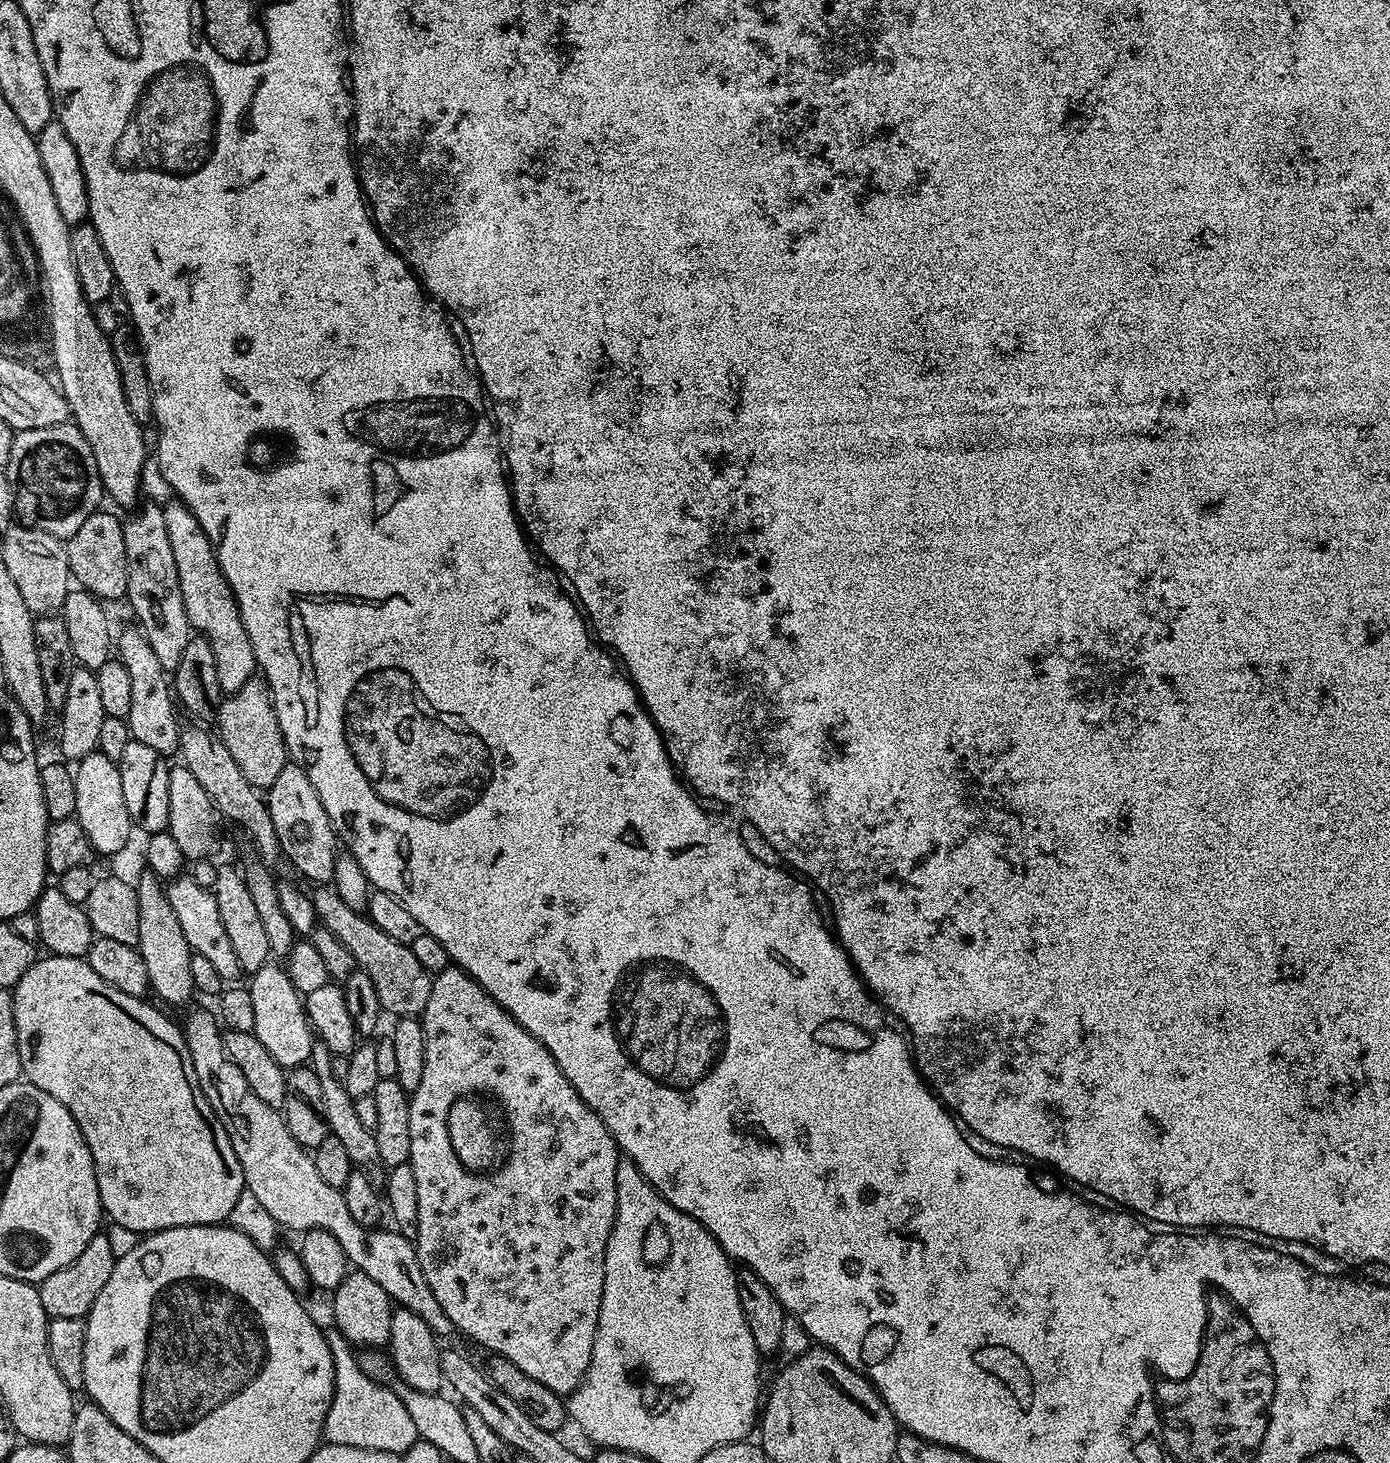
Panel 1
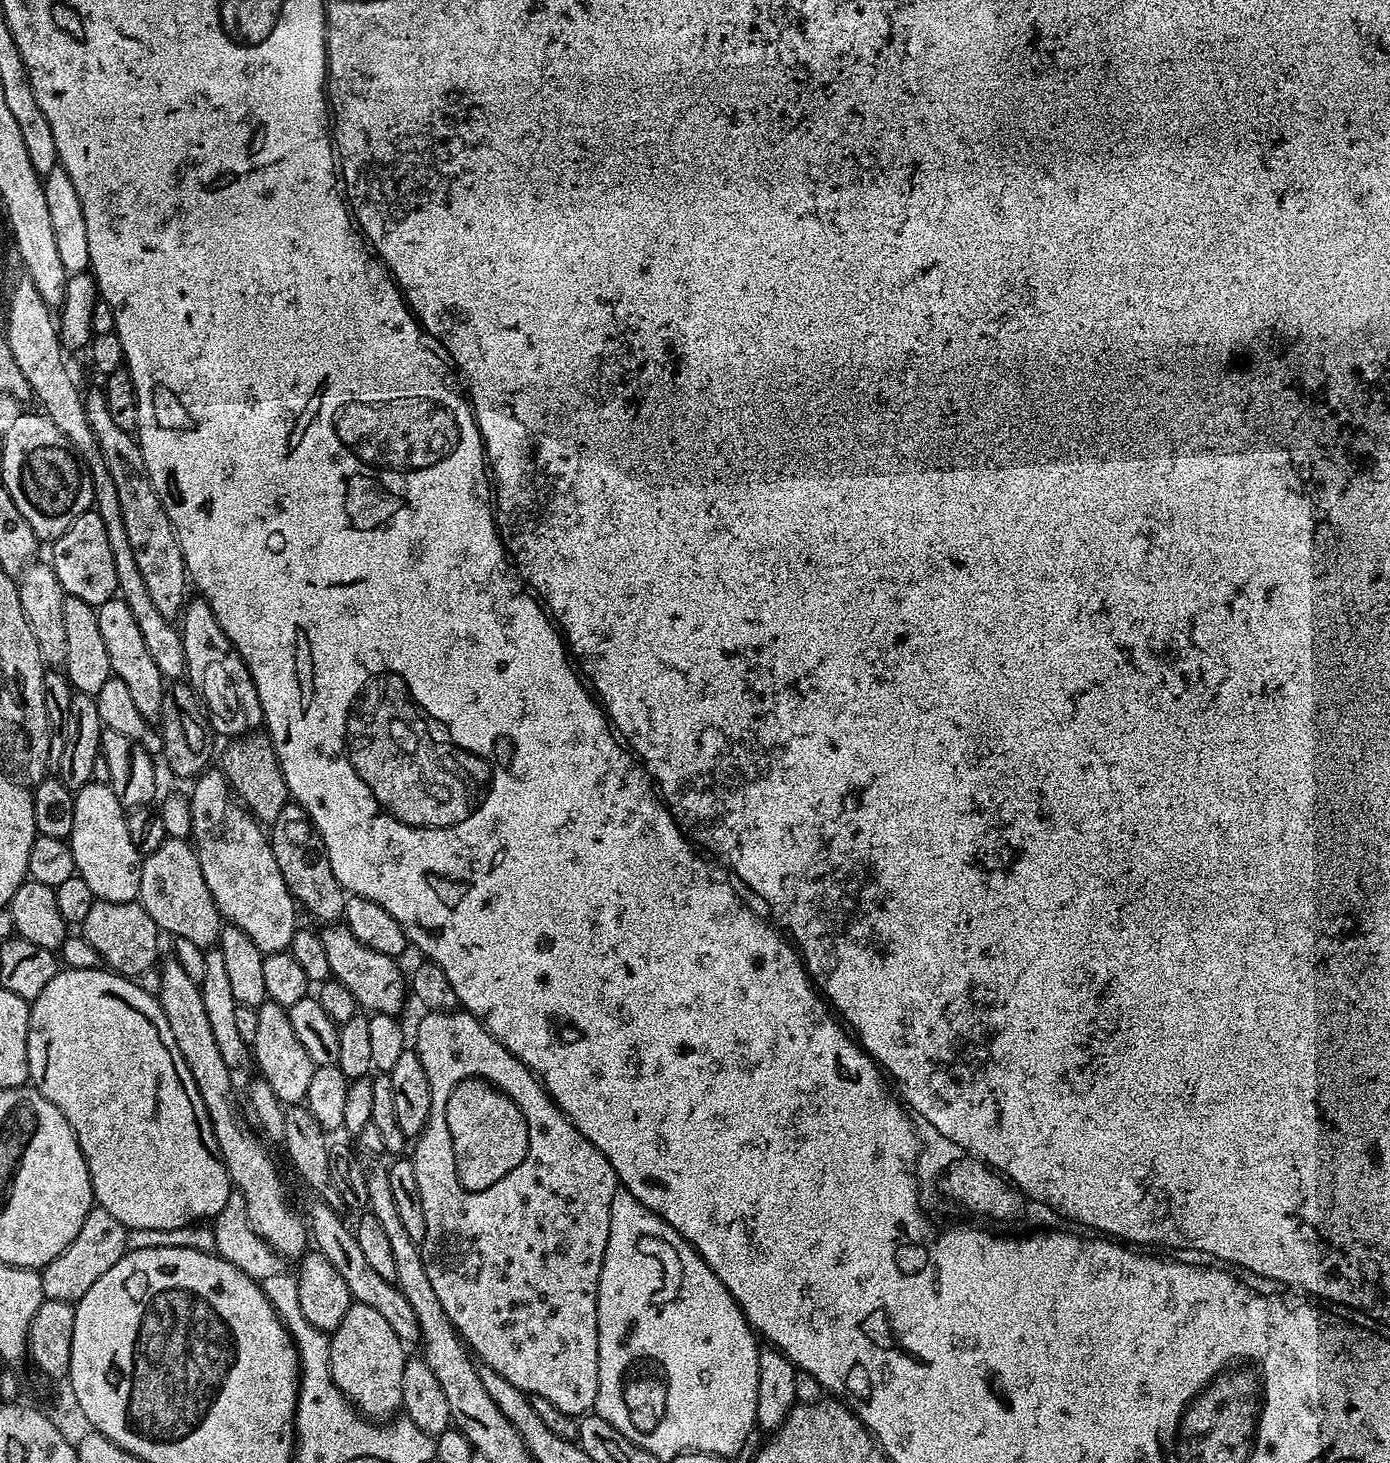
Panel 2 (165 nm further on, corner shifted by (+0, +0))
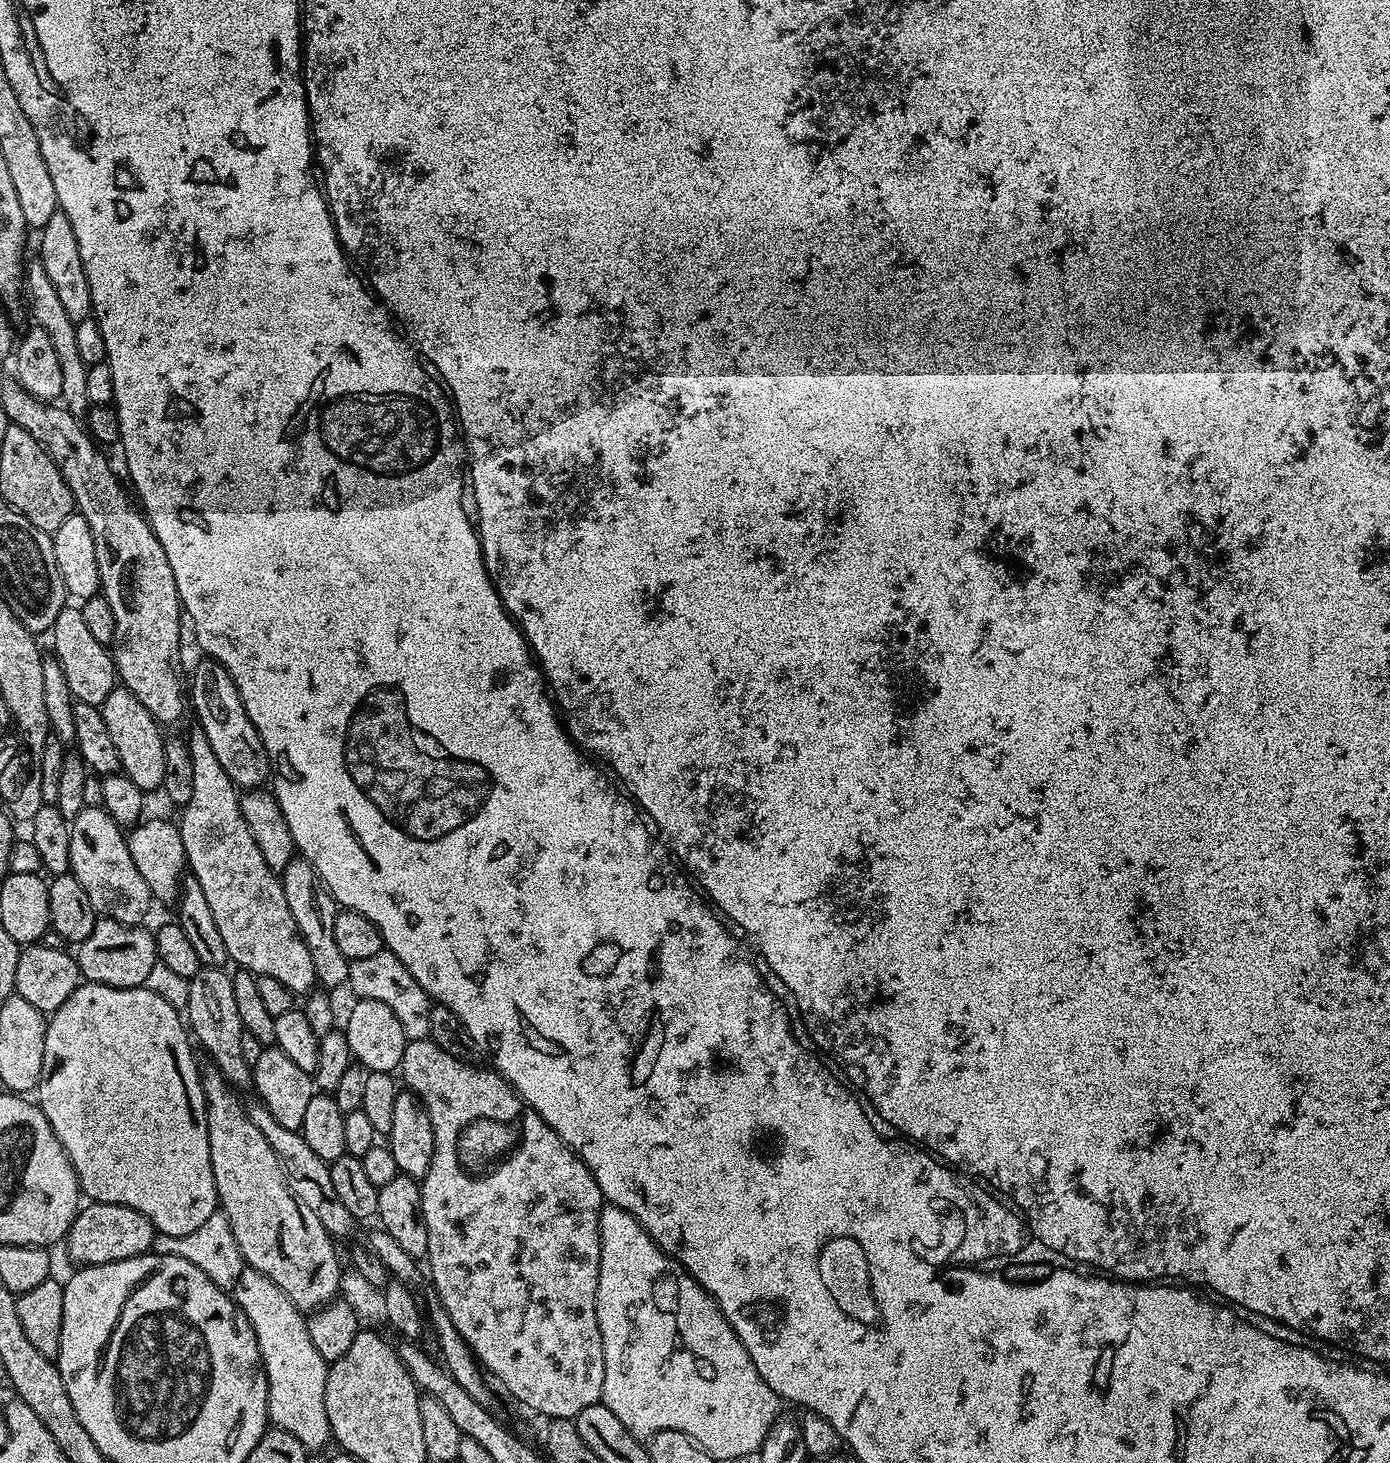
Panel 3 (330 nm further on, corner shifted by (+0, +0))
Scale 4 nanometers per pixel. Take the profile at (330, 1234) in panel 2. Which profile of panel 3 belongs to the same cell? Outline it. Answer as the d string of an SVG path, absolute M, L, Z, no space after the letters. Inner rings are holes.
M201 967L200 972L194 974L192 979L188 981L188 986L189 1000L186 1007L186 1024L194 1037L195 1043L199 1047L201 1044L208 1051L208 1056L212 1059L209 1061L226 1077L233 1089L251 1089L252 1065L246 1062L246 1058L242 1058L242 1034L244 1033L244 1027L242 1026L242 1018L238 1018L238 1005L236 999L234 999L234 986L232 985L231 975L224 968Z

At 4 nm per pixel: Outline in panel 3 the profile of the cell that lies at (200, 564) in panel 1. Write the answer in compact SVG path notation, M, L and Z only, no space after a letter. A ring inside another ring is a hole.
M200 658L190 680L190 708L196 711L195 723L202 726L210 747L218 758L219 765L233 780L237 789L251 790L267 785L270 780L270 765L266 746L262 738L258 738L258 730L254 730L254 722L246 714L246 706L242 706L242 698L238 694L238 686L234 686L234 678L217 660Z

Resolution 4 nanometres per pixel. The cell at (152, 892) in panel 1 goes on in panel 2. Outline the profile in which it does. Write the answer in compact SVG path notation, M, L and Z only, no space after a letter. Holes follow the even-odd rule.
M168 958L164 965L159 965L161 988L158 993L160 1011L166 1014L166 1022L170 1022L170 1031L174 1033L174 1042L186 1058L186 1066L190 1070L190 1078L194 1078L194 1086L198 1086L198 1094L202 1094L202 1102L206 1106L206 1114L210 1118L210 1126L214 1130L214 1138L218 1138L218 1150L226 1162L228 1176L232 1180L235 1191L245 1198L246 1214L258 1236L267 1242L272 1251L283 1258L299 1258L309 1251L310 1232L305 1221L288 1205L288 1192L284 1189L284 1180L276 1169L274 1161L268 1157L266 1149L260 1145L261 1137L244 1125L240 1117L240 1108L232 1097L233 1069L222 1062L222 1054L210 1030L210 1018L206 1018L206 1006L202 1006L200 985L174 958Z

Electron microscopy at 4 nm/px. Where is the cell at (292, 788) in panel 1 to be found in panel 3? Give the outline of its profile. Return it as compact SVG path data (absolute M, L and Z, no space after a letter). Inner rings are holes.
M303 858L292 859L279 879L285 890L290 913L297 923L297 930L309 948L317 985L324 990L340 987L343 989L348 983L350 961L345 954L342 954L334 938L334 924L338 913L336 899L332 897L330 890L316 873L316 868L310 866L310 862Z

